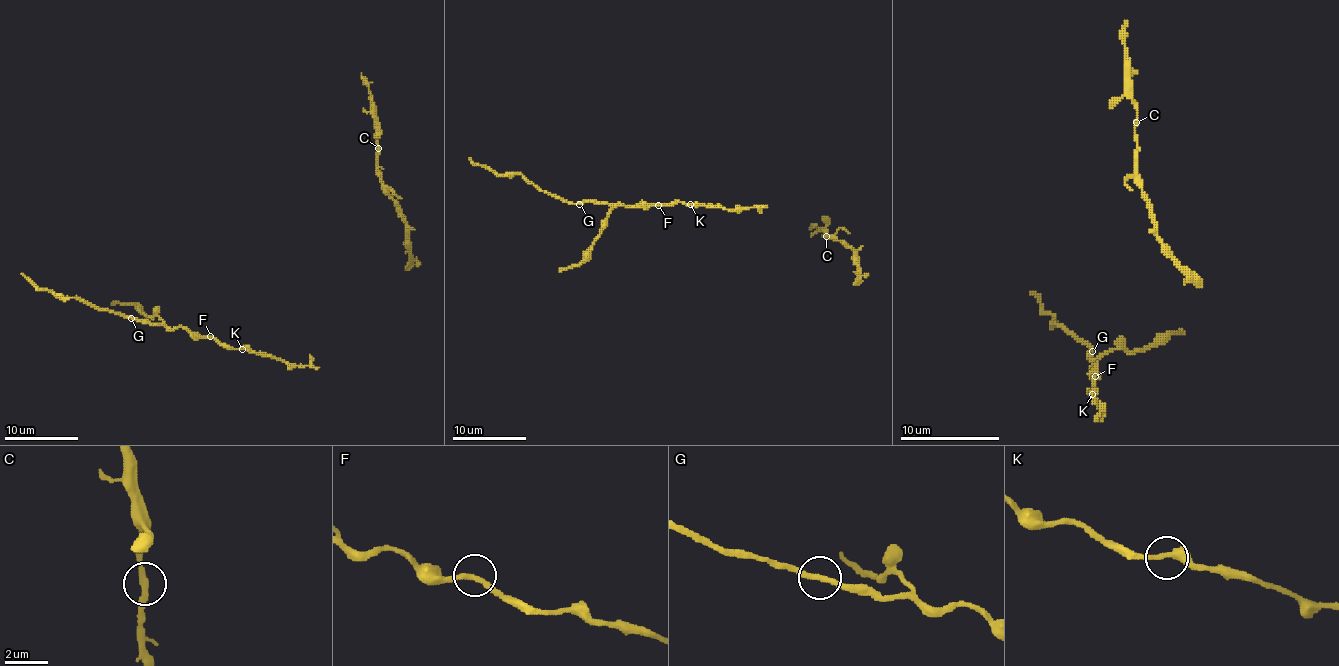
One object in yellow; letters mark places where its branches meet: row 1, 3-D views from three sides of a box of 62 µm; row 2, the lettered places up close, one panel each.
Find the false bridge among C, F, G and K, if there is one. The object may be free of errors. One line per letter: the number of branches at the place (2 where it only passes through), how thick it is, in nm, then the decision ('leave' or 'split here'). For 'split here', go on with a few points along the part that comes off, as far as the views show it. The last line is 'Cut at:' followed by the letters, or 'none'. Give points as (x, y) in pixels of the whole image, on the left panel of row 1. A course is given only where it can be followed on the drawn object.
C: branches 2; calibre 260 nm; leave
F: branches 2; calibre 240 nm; leave
G: branches 2; calibre 260 nm; leave
K: branches 2; calibre 320 nm; leave
Cut at: none

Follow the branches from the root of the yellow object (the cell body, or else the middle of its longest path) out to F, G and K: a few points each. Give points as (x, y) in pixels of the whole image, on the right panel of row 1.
F: (1105, 406), (1097, 416), (1100, 408), (1090, 391), (1095, 376)
G: (1105, 406), (1097, 416), (1100, 408), (1090, 391), (1095, 371), (1095, 364), (1090, 359), (1092, 351)
K: (1105, 406), (1097, 416), (1100, 408), (1092, 394)

